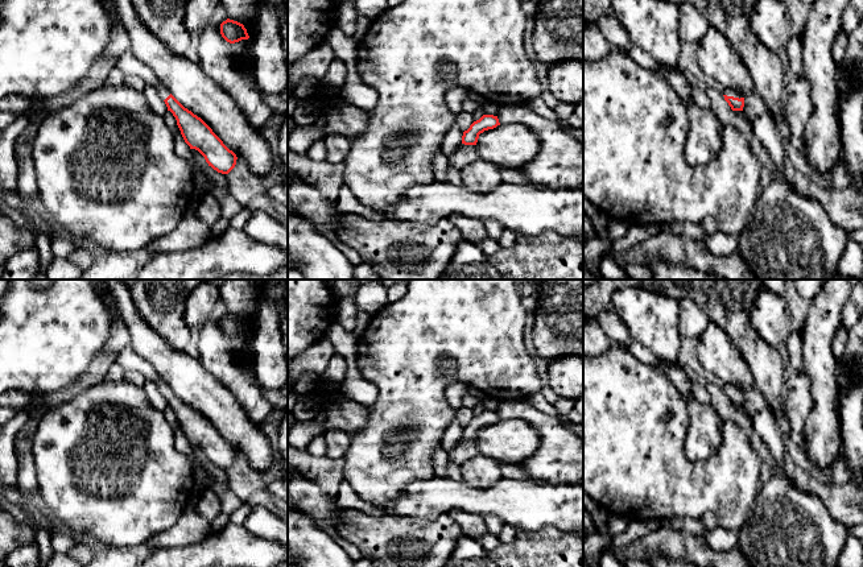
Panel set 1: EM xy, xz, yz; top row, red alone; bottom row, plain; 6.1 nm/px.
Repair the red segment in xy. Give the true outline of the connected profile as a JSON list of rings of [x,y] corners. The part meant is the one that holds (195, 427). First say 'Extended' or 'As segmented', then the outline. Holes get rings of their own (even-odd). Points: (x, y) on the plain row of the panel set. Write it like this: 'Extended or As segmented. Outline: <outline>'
Extended. Outline: [[[164,381],[156,382],[168,406],[173,409],[185,438],[198,446],[214,465],[228,469],[236,460],[236,450],[230,446],[212,425],[185,403]]]

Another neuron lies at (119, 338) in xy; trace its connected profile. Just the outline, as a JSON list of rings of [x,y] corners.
[[[108,303],[104,306],[110,311],[112,323],[110,340],[106,343],[102,353],[75,382],[57,392],[49,393],[38,401],[30,401],[25,407],[22,407],[29,419],[38,414],[41,409],[48,411],[58,407],[62,403],[74,400],[88,388],[103,382],[110,367],[116,361],[119,353],[131,344],[129,334],[117,311],[115,311]]]

